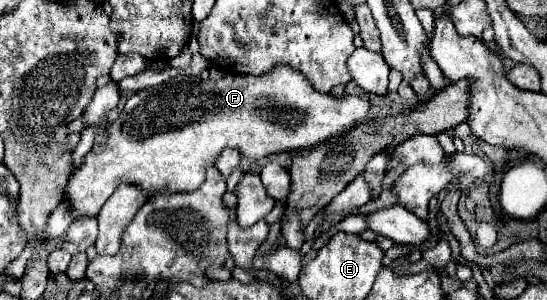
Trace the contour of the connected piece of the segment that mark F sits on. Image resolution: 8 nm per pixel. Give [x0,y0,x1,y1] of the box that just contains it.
[64,64,370,218]

